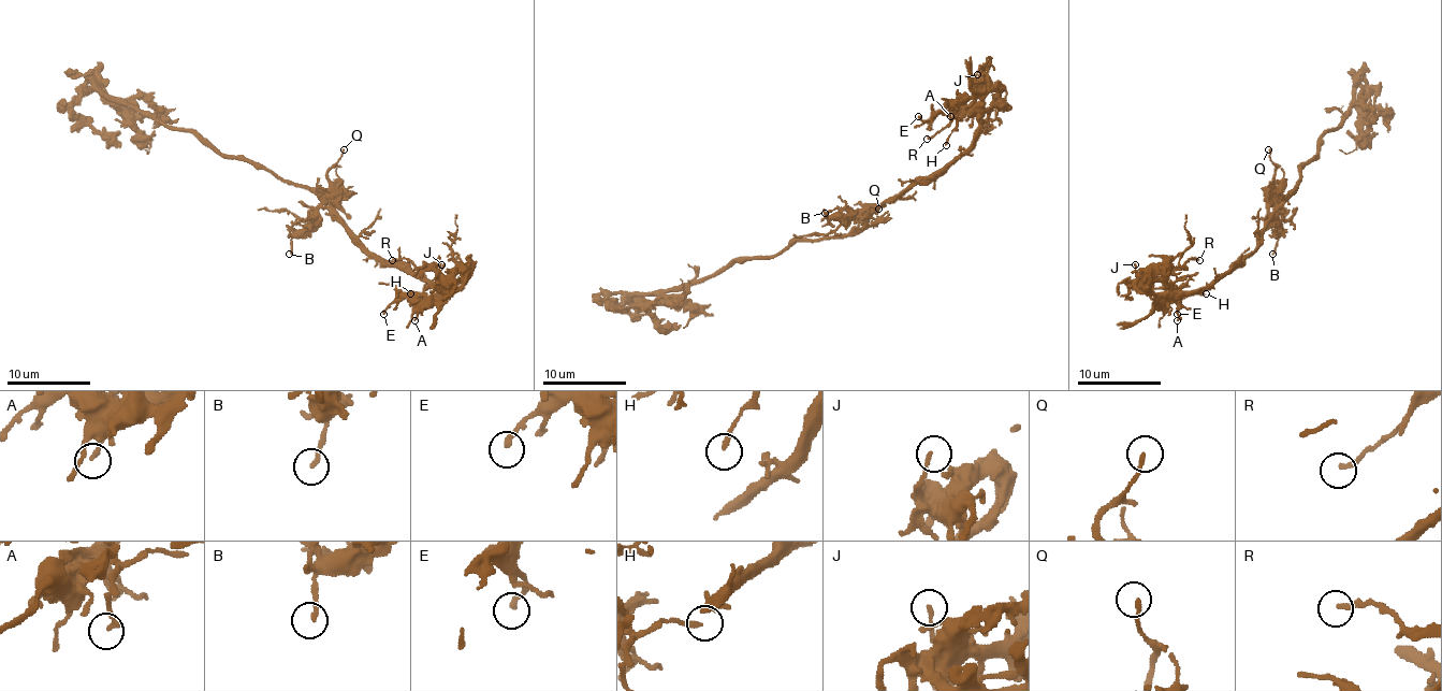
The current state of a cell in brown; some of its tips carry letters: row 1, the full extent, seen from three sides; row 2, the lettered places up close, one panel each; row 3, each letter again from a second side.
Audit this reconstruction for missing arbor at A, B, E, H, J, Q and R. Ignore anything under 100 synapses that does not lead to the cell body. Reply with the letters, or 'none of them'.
none of them

